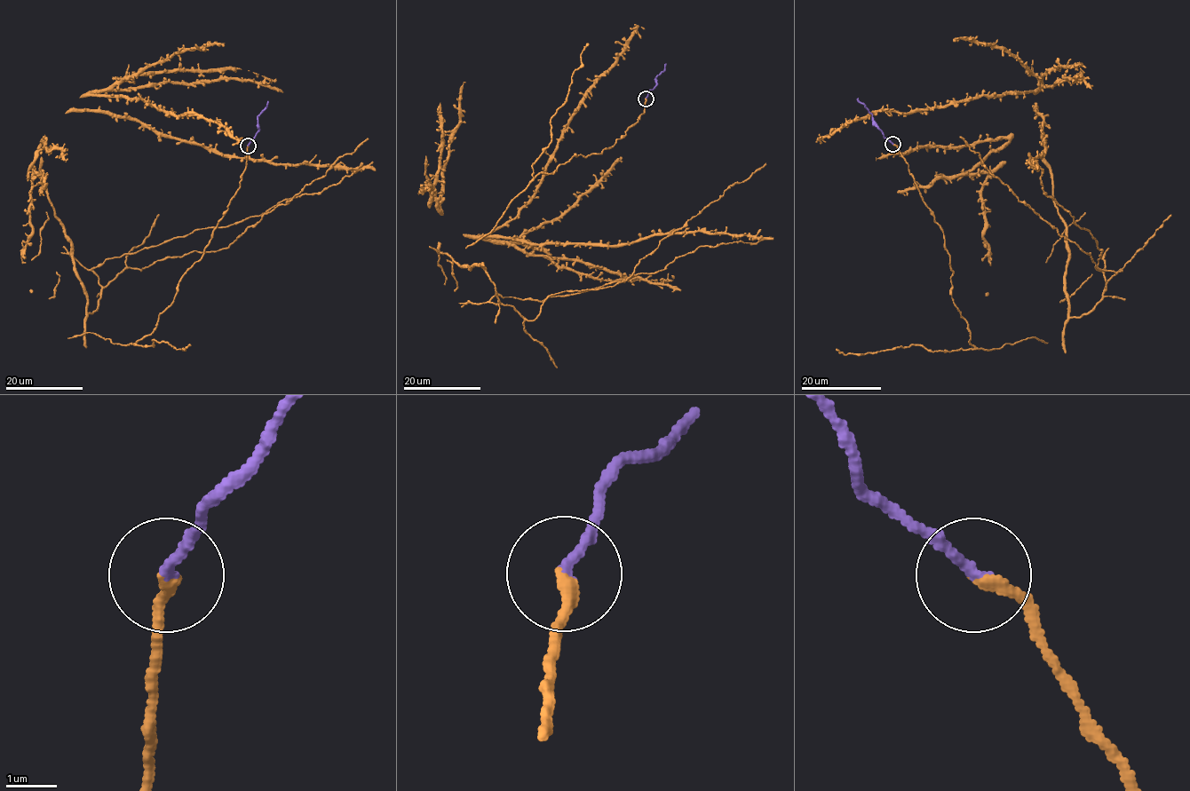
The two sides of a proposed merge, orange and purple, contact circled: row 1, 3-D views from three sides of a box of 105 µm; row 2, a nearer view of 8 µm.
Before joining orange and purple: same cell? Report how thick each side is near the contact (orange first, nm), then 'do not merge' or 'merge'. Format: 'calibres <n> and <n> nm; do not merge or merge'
calibres 240 and 200 nm; merge

